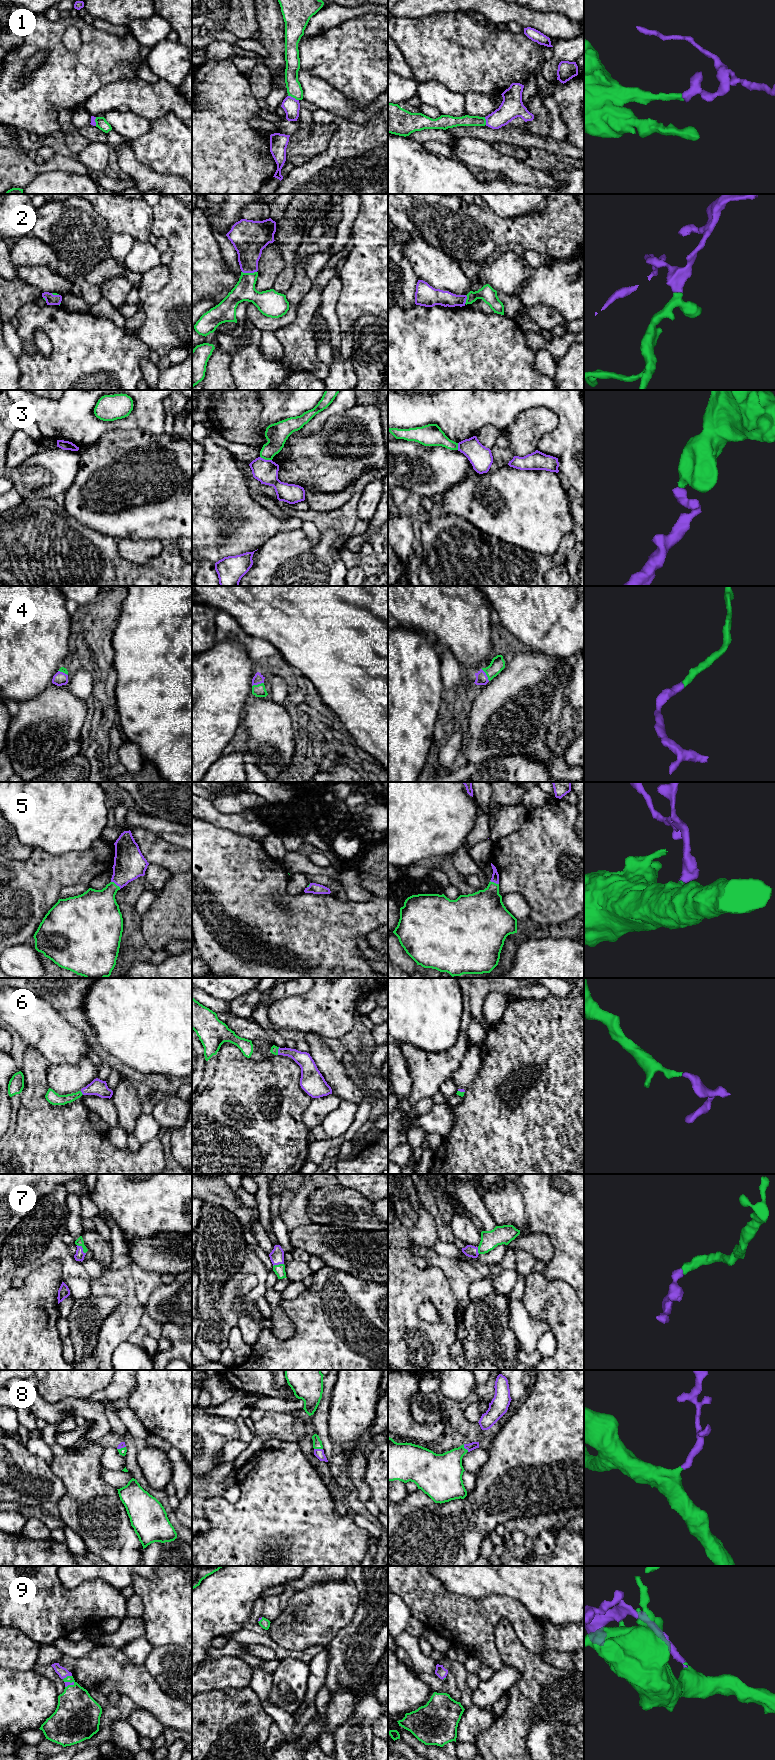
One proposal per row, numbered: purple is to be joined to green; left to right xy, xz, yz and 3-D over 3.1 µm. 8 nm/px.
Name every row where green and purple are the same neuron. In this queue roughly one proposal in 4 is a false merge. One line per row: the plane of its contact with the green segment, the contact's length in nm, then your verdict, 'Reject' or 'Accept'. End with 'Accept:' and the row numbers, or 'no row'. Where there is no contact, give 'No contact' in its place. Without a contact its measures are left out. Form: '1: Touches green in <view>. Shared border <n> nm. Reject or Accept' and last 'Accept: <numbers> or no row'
1: Touches green in xz. Shared border 100 nm. Reject
2: Touches green in xz. Shared border 120 nm. Accept
3: Touches green in xz. Shared border 100 nm. Reject
4: Touches green in xz. Shared border 100 nm. Accept
5: Touches green in xy. Shared border 100 nm. Accept
6: Touches green in xz. Shared border 70 nm. Accept
7: Touches green in xy. Shared border 100 nm. Accept
8: Touches green in xz. Shared border 70 nm. Accept
9: Touches green in xy. Shared border 80 nm. Accept
Accept: 2, 4, 5, 6, 7, 8, 9

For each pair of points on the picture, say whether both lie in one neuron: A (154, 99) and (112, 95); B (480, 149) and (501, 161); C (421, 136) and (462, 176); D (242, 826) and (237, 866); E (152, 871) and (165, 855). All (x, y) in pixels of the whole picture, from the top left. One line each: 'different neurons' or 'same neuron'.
A: same neuron
B: same neuron
C: different neurons
D: different neurons
E: different neurons

